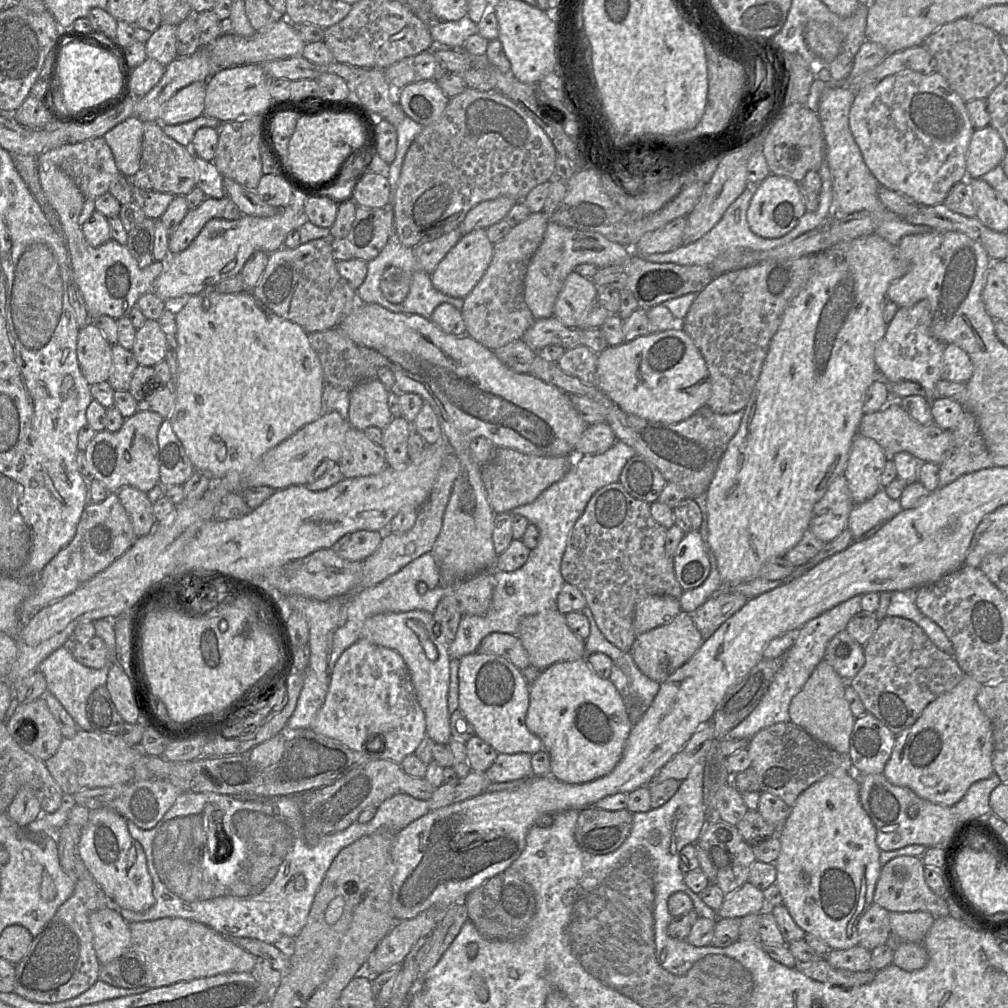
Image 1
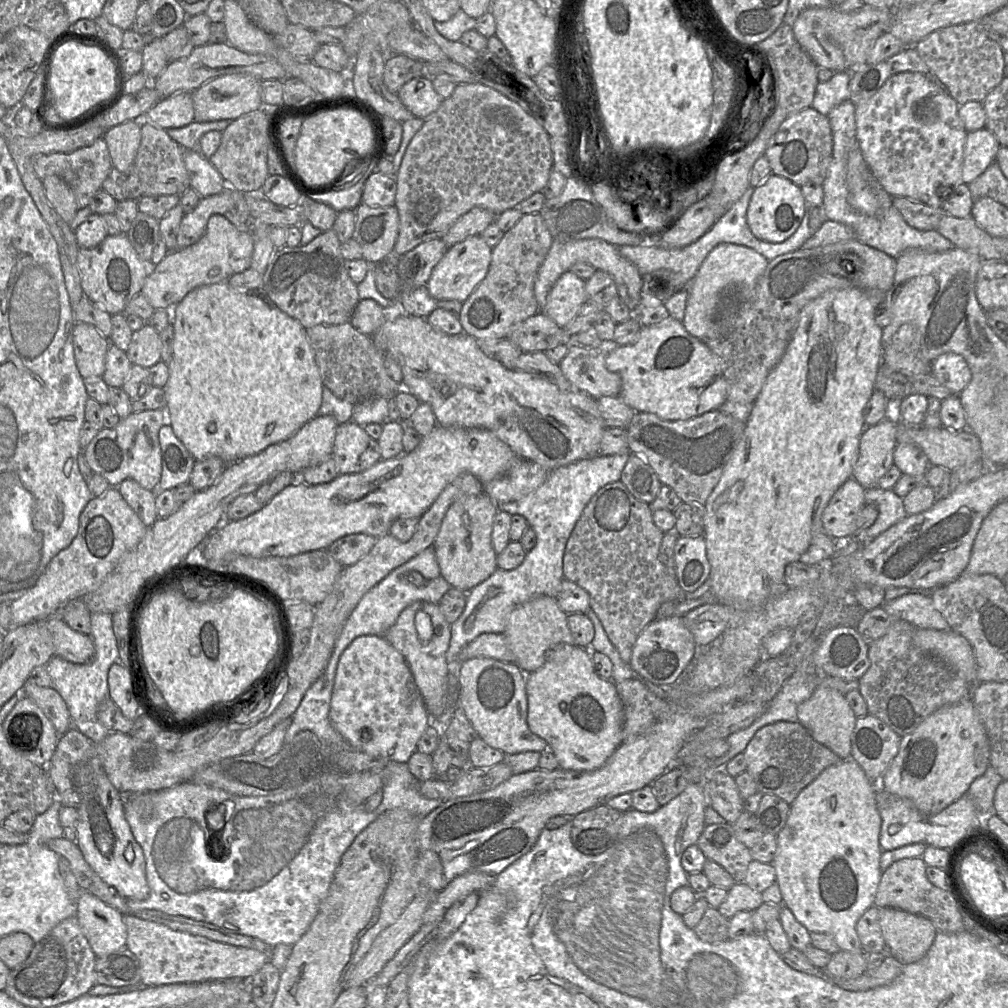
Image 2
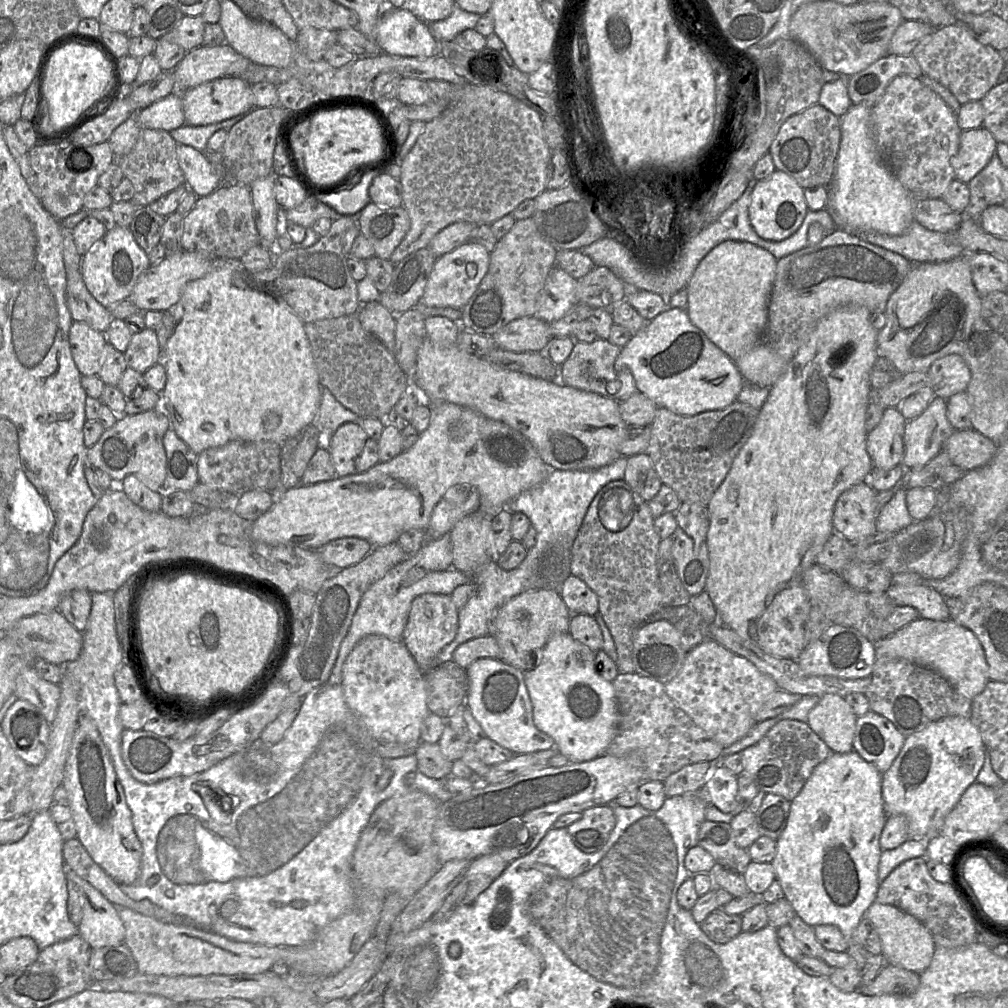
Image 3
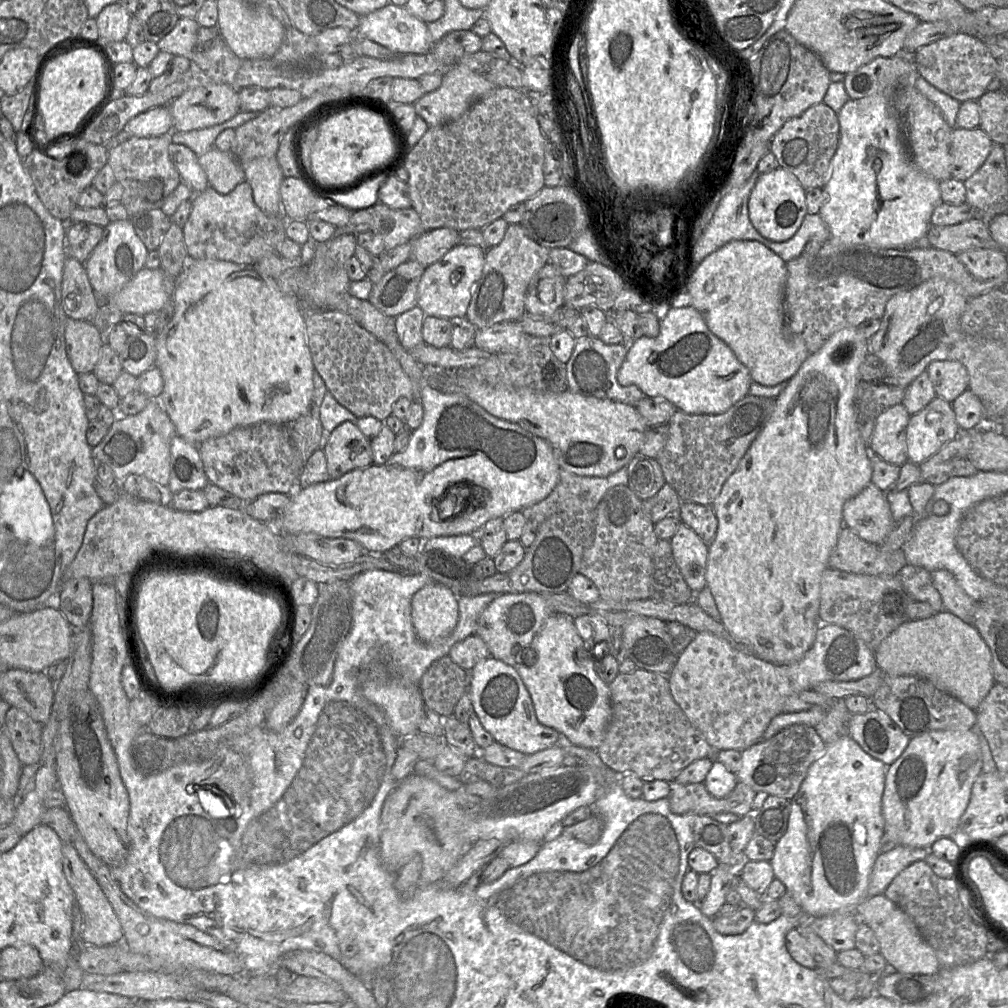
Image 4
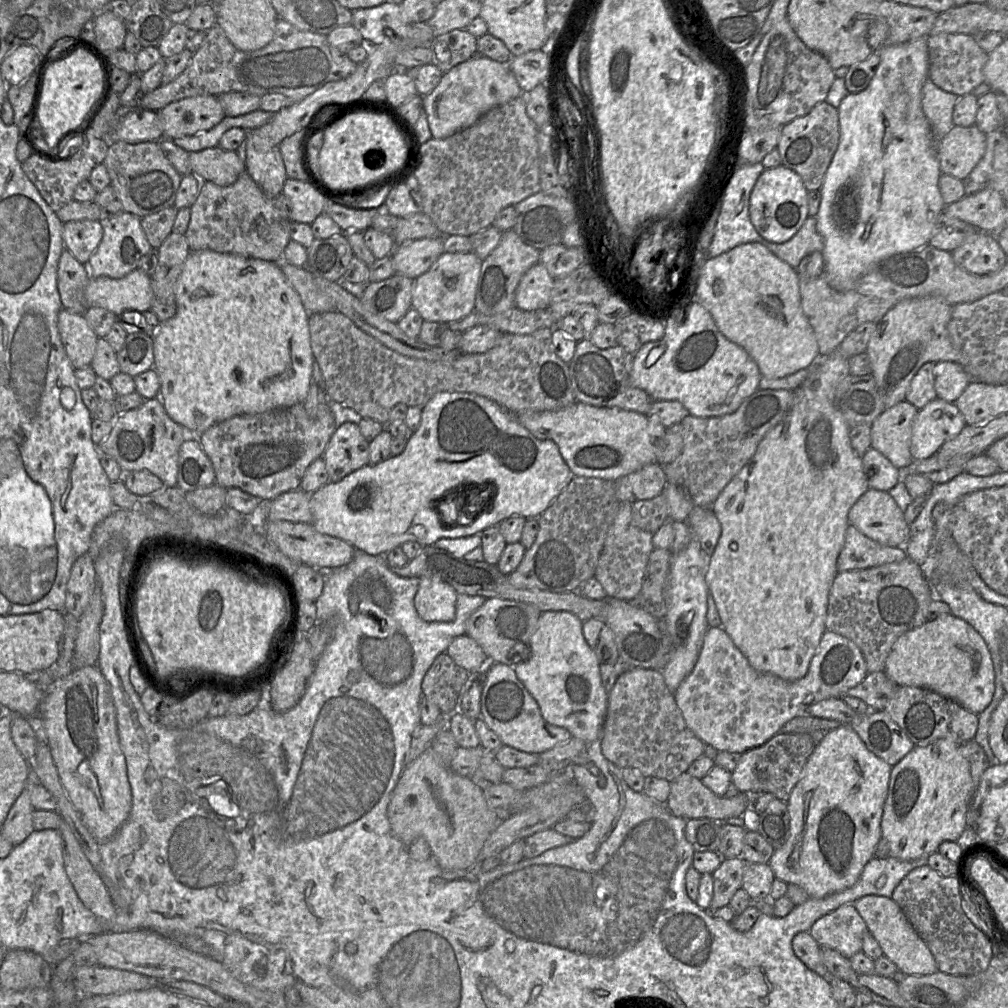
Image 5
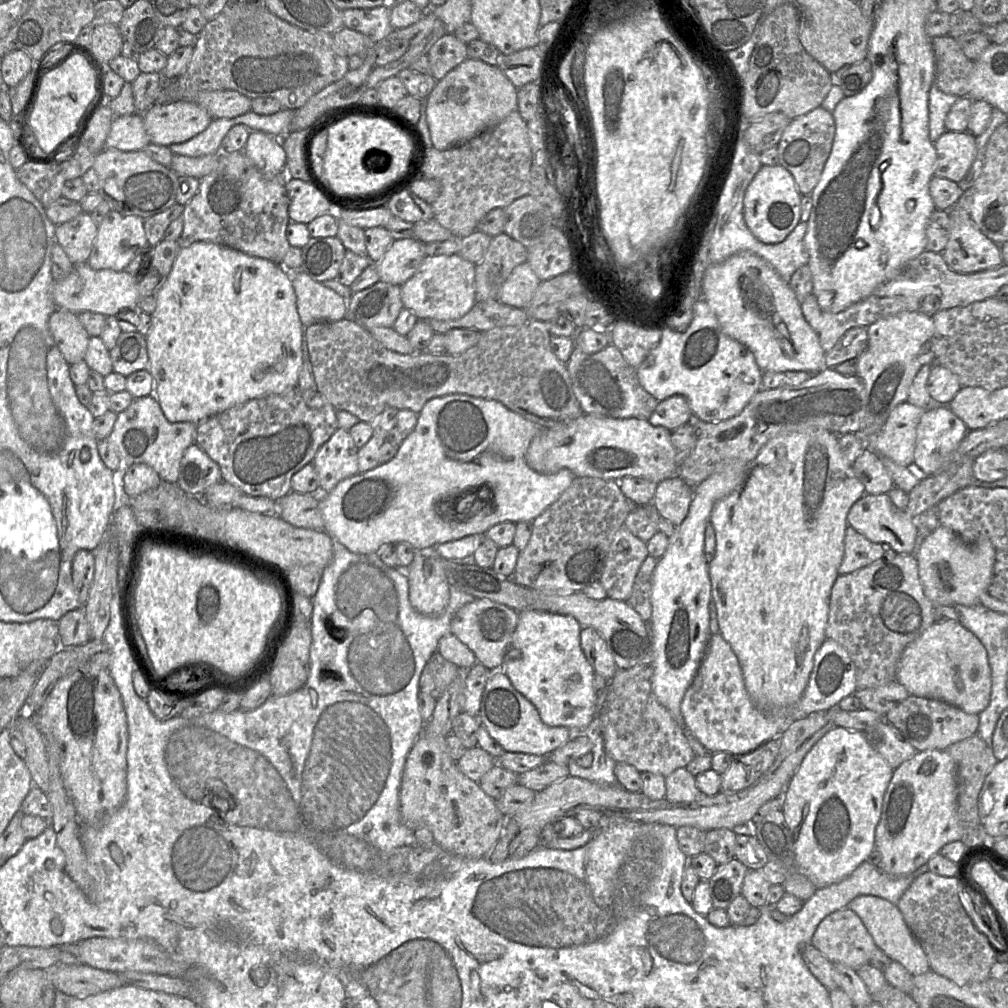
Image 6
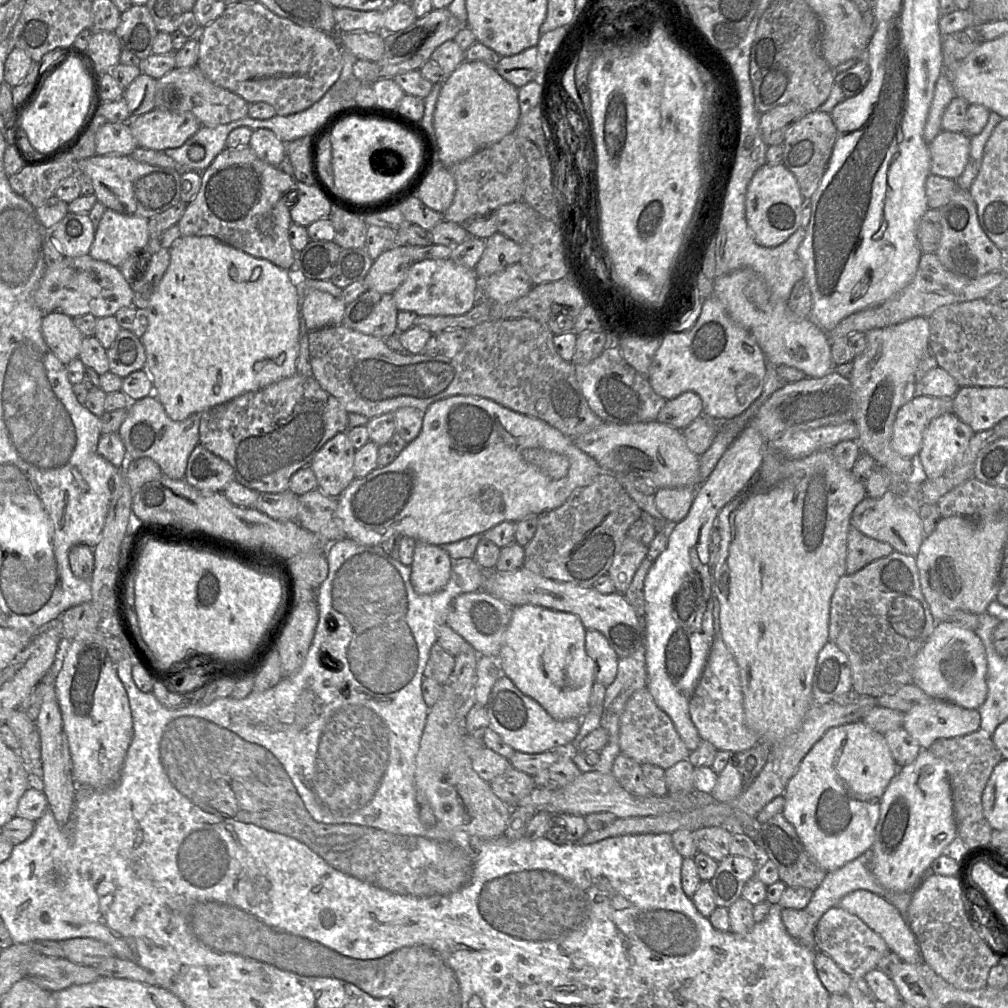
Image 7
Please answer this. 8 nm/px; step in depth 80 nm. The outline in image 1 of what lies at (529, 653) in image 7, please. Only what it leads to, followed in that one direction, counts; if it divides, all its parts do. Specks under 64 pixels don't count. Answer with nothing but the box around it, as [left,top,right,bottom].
[526,658,634,784]

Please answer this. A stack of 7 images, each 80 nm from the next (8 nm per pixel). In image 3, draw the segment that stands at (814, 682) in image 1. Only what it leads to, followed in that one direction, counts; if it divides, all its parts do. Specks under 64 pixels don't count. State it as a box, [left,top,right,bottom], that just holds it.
[807,694,857,753]

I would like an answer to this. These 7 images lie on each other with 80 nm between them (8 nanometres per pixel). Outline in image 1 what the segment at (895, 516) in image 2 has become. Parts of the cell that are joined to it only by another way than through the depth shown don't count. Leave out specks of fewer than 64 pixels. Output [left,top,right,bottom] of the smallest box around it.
[846,488,902,540]

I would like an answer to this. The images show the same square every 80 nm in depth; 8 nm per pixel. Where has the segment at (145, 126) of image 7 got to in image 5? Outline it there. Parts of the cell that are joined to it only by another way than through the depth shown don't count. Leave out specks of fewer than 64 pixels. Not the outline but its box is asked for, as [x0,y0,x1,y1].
[158,95,226,140]

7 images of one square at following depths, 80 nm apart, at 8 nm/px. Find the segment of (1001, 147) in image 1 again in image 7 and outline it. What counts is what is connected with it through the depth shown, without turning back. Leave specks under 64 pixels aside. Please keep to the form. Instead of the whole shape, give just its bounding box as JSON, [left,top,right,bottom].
[929,130,971,180]

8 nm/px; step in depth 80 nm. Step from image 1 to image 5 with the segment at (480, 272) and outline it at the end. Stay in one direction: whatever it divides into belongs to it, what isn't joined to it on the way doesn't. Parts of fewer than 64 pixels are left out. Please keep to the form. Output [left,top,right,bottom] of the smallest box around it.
[411,251,482,323]

